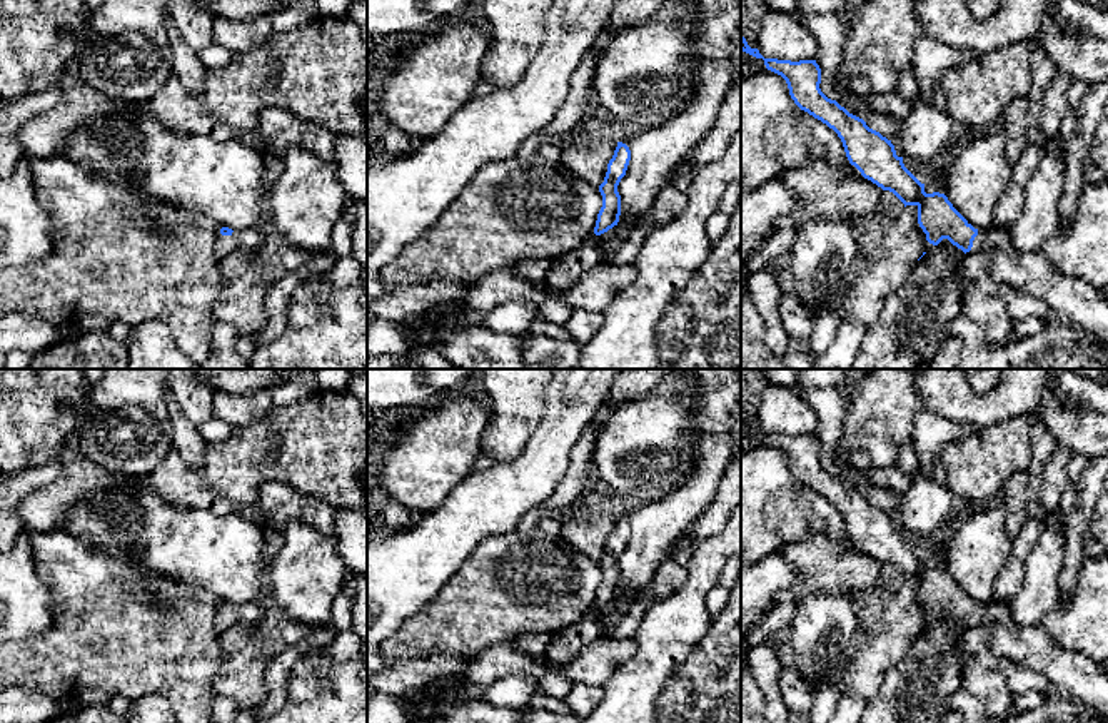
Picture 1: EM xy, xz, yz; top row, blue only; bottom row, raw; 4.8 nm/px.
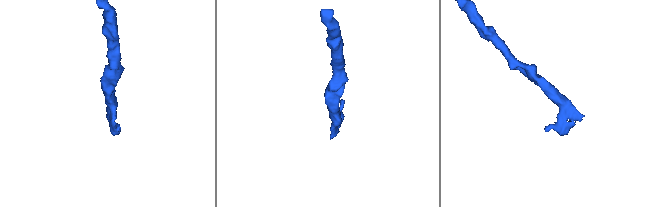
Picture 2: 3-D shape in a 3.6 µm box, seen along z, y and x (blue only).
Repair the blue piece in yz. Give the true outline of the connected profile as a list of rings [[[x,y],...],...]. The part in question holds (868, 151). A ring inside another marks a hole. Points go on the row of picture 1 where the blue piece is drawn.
[[[743,35],[741,50],[763,58],[768,70],[786,80],[794,104],[838,134],[849,164],[864,179],[893,192],[904,207],[918,207],[918,224],[929,244],[938,245],[948,239],[964,254],[990,255],[995,281],[1043,301],[1061,319],[1108,341],[1108,299],[1100,289],[1061,274],[1043,252],[1015,250],[1008,230],[975,229],[944,194],[926,194],[924,184],[904,167],[891,140],[821,92],[821,68],[816,60],[764,58],[758,48],[748,45]]]

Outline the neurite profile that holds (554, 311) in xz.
[[[547,291],[547,299],[541,306],[541,321],[562,326],[574,311],[576,307],[562,299],[562,292]]]

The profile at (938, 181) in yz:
[[[998,125],[995,127],[986,127],[986,129],[971,129],[971,127],[964,127],[963,132],[958,132],[954,137],[954,142],[941,154],[938,165],[939,169],[933,174],[933,177],[924,184],[924,192],[926,194],[933,194],[933,192],[939,192],[944,194],[944,187],[946,187],[946,172],[949,169],[949,165],[953,164],[953,160],[959,155],[959,152],[971,144],[976,139],[985,139],[990,134],[993,134],[998,129]]]

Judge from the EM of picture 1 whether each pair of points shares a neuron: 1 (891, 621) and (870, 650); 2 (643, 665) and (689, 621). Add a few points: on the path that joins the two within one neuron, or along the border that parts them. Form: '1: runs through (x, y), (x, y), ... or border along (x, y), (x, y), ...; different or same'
1: runs through (891, 628), (876, 643); same
2: runs through (654, 653), (678, 630); same

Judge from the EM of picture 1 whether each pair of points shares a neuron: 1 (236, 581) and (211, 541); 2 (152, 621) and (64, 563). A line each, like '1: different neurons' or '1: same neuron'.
1: same neuron
2: same neuron

